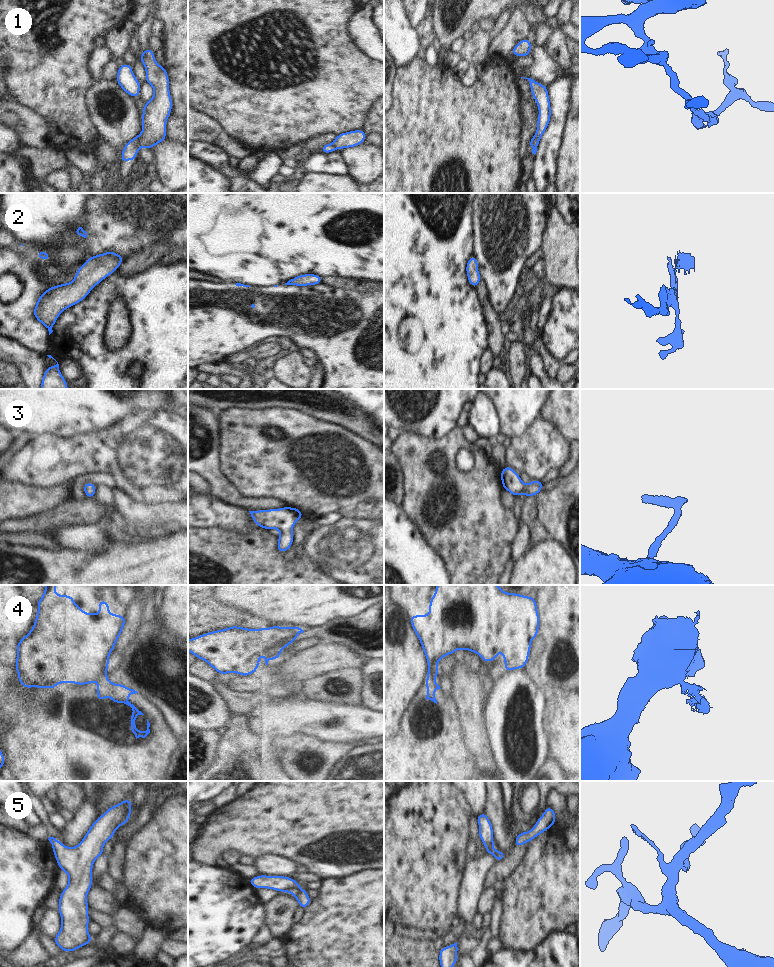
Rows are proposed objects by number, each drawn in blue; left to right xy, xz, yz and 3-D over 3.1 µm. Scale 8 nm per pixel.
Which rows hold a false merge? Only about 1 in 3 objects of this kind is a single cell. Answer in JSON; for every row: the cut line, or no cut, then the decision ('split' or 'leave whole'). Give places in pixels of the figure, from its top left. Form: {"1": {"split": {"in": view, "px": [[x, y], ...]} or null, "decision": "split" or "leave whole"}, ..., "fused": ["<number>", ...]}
{"1": {"split": {"in": "xy", "px": [[137, 136], [139, 146]]}, "decision": "split"}, "2": {"split": {"in": "xy", "px": [[92, 256], [89, 258]]}, "decision": "split"}, "3": {"split": null, "decision": "leave whole"}, "4": {"split": {"in": "xy", "px": [[105, 678], [99, 682]]}, "decision": "split"}, "5": {"split": {"in": "xz", "px": [[298, 882], [295, 887]]}, "decision": "split"}, "fused": ["1", "2", "4", "5"]}

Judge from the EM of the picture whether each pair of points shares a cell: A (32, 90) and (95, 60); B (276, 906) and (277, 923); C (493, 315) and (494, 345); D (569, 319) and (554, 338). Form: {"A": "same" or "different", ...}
{"A": "different", "B": "same", "C": "same", "D": "same"}

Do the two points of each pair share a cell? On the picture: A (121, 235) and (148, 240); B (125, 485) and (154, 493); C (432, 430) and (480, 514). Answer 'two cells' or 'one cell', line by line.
A: one cell
B: one cell
C: two cells

